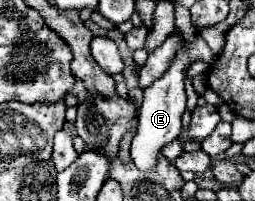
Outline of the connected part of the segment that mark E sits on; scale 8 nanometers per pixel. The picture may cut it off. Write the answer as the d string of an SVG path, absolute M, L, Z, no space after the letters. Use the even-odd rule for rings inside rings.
M195 36L193 42L183 42L179 46L169 70L145 90L145 98L139 108L139 132L133 136L133 142L131 142L131 160L135 162L135 166L139 170L151 170L157 162L159 150L179 136L181 116L185 112L185 102L187 102L183 76L185 76L187 68L199 60L211 64L215 60L215 52L207 46L207 42L201 36Z

